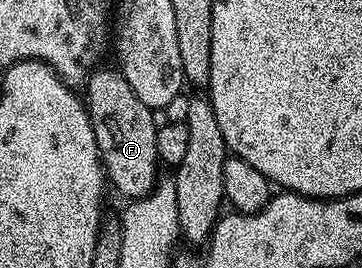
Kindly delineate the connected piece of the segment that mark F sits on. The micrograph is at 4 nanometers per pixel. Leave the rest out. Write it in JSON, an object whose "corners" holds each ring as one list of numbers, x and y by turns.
{"corners":[[97,66,88,76,86,84,86,106,100,150,100,162,104,164,107,182,116,186,118,194,125,195,125,200,128,201,141,199,155,189,158,182,156,170,161,170,162,167,156,144,158,119,152,116,155,115,153,108,138,101,123,70,115,66,104,66]]}

